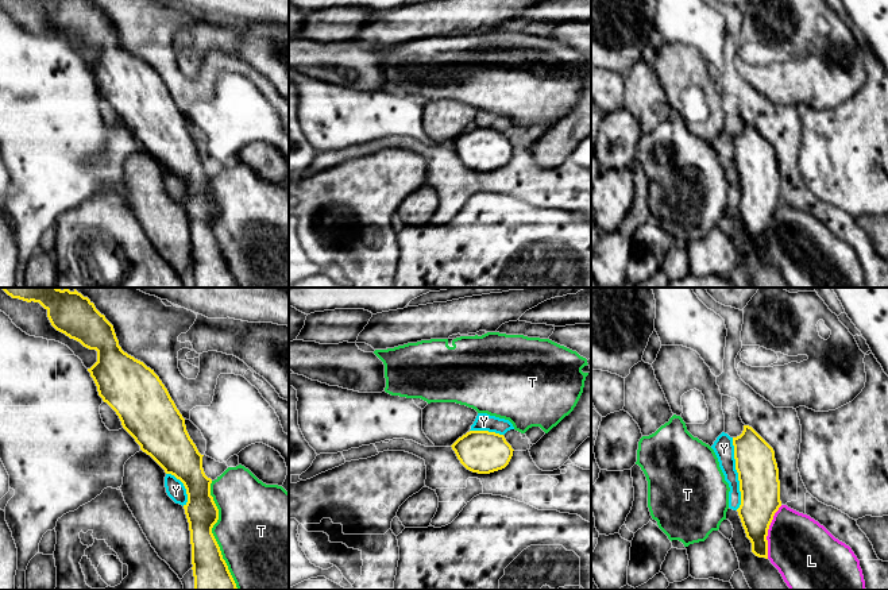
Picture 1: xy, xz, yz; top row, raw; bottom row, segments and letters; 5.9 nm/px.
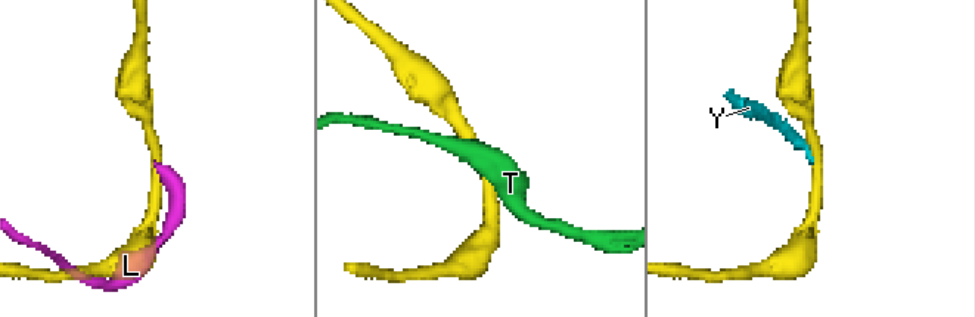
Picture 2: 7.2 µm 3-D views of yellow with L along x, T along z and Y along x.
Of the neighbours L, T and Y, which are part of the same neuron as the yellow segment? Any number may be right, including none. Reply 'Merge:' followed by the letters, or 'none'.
Merge: none

